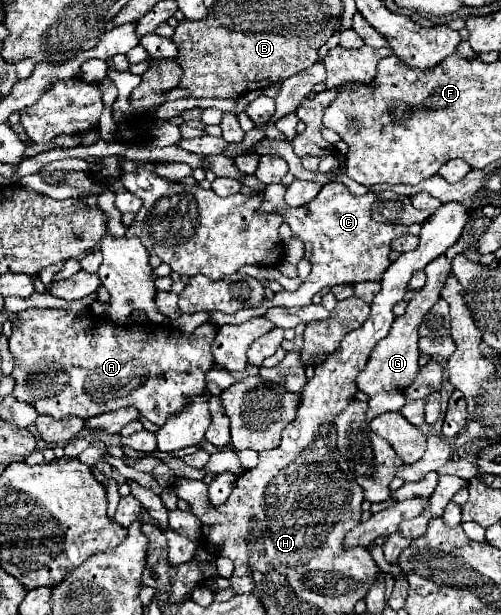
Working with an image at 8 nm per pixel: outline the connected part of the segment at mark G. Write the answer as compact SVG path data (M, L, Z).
M462 235L446 253L442 253L440 257L436 257L432 263L426 265L426 285L412 293L408 299L408 309L402 317L396 317L394 323L392 323L392 329L390 333L386 335L386 339L382 339L378 343L378 347L374 347L374 351L370 353L370 359L366 363L366 367L360 371L358 379L356 379L356 385L362 393L368 395L368 411L366 411L366 423L370 423L374 417L382 415L382 413L388 413L388 411L400 411L404 407L404 395L402 391L406 387L410 387L410 383L414 383L416 375L418 375L418 357L420 357L420 351L418 351L418 327L424 319L424 315L430 311L430 307L440 299L440 291L444 287L444 281L446 277L450 275L450 263L454 259L454 255L462 253L464 249L468 249L478 237L476 235Z

